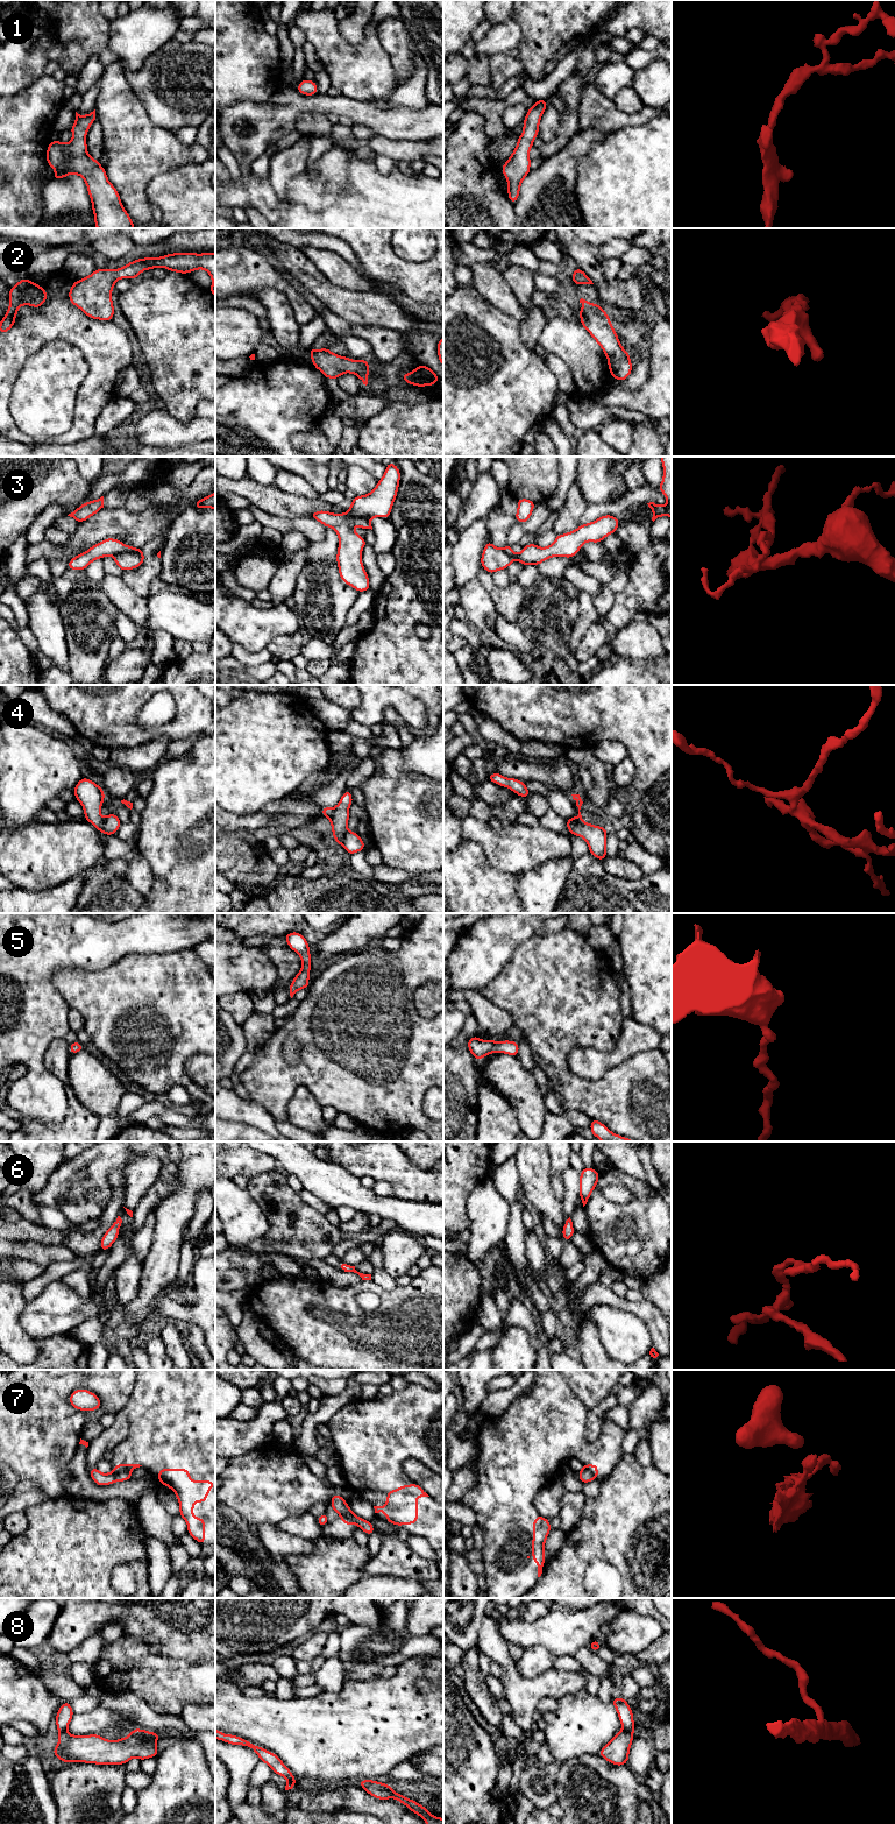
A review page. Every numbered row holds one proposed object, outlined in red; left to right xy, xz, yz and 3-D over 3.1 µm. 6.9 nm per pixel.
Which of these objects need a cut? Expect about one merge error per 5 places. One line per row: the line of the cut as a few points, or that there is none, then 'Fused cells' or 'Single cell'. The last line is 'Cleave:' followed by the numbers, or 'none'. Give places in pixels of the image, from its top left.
1: No split. Single cell
2: No split. Single cell
3: Split along xy (141, 549), (137, 551), (116, 552), (112, 556). Fused cells
4: Split along xy (104, 819), (104, 826), (100, 831). Fused cells
5: No split. Single cell
6: No split. Single cell
7: Split along xy (130, 1470), (112, 1472). Fused cells
8: Split along yz (623, 1729), (632, 1734). Fused cells
Cleave: 3, 4, 7, 8

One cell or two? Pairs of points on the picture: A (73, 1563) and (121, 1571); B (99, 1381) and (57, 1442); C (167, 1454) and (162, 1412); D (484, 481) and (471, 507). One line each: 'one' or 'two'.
A: two
B: one
C: one
D: one

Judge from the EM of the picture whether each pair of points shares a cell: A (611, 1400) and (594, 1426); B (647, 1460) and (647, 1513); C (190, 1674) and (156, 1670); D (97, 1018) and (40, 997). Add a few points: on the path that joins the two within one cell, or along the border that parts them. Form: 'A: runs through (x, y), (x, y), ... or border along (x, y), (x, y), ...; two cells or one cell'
A: runs through (605, 1406), (596, 1415), (595, 1420); one cell
B: border along (633, 1455), (640, 1464), (652, 1465); two cells
C: runs through (182, 1674), (164, 1674); one cell
D: border along (55, 984), (55, 988), (70, 1008); two cells

